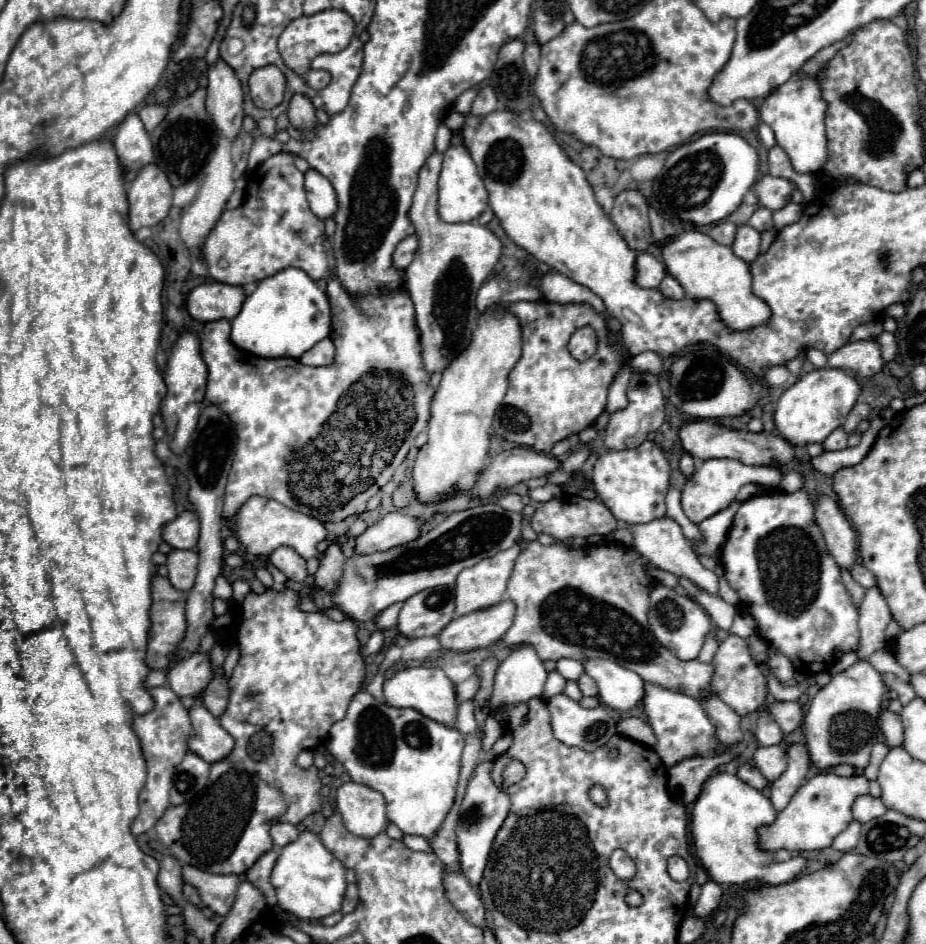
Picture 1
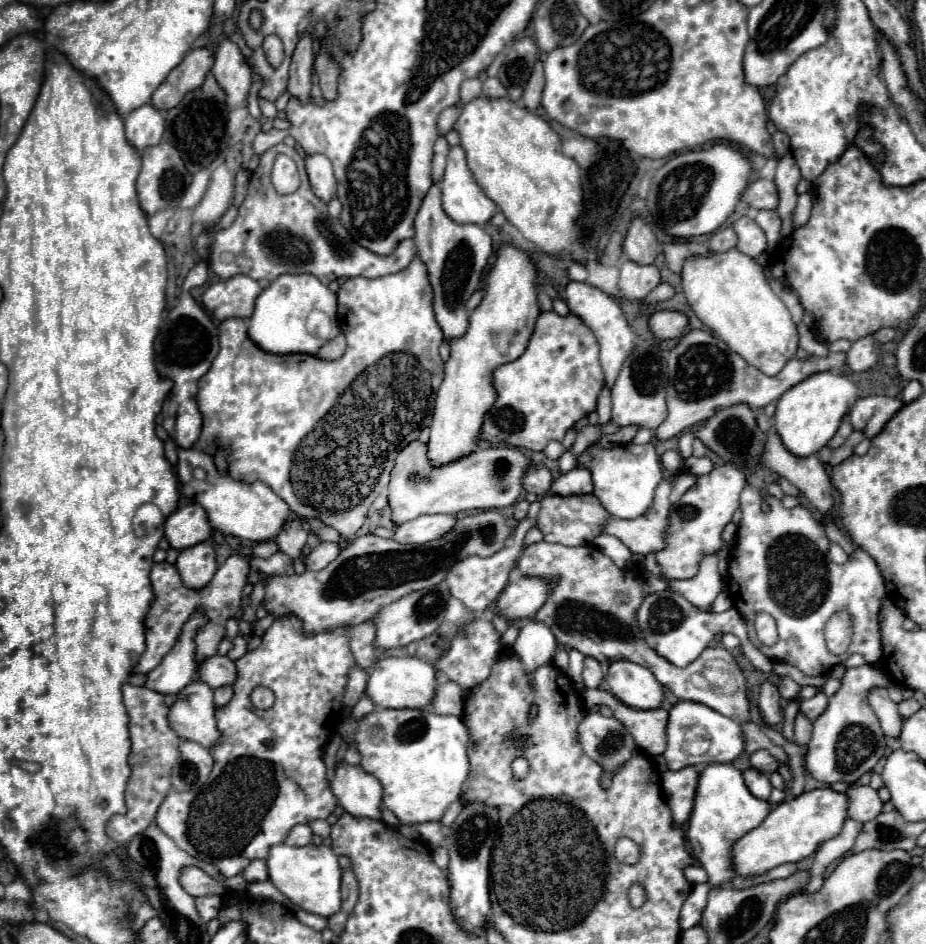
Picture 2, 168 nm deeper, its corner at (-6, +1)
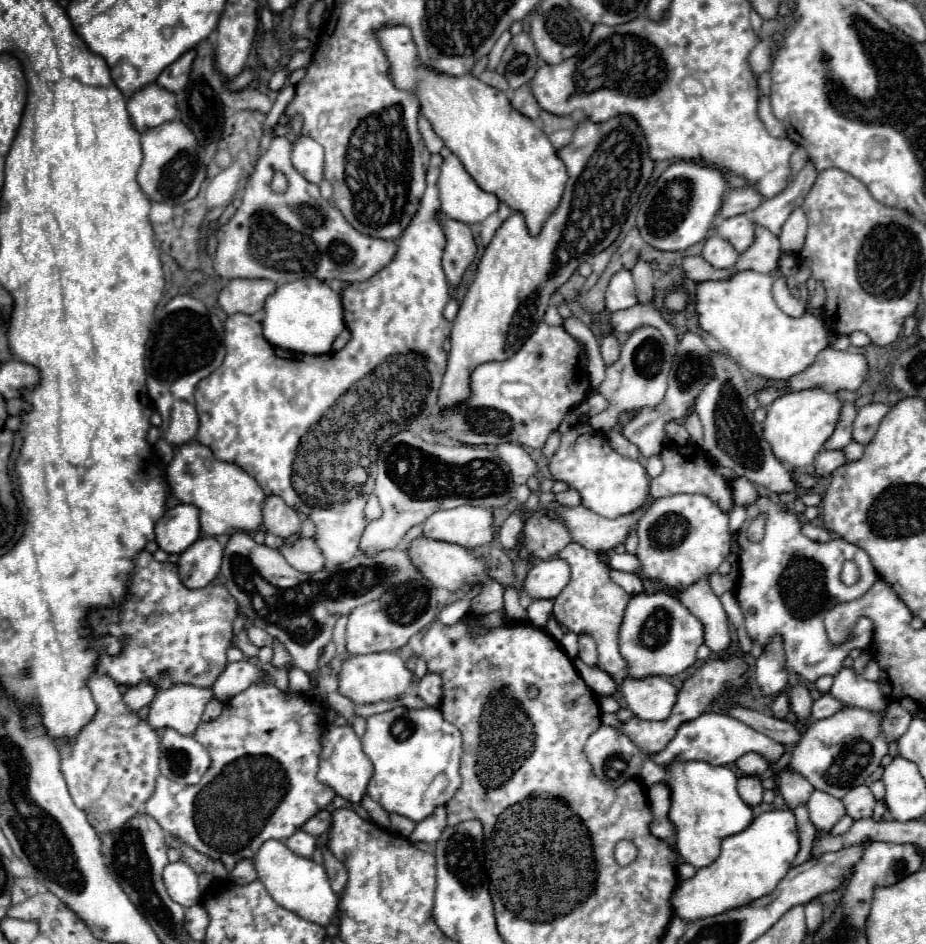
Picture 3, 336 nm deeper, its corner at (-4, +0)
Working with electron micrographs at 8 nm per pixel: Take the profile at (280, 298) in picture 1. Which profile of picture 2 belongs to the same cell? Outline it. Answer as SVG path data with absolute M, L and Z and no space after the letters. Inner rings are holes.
M312 274L278 276L256 298L256 308L254 308L254 314L250 316L250 326L248 326L250 340L270 354L316 354L338 332L340 330L336 328L336 294L330 292L328 286L324 286ZM312 310L324 312L334 322L334 328L330 330L328 338L320 338L308 332L306 320Z

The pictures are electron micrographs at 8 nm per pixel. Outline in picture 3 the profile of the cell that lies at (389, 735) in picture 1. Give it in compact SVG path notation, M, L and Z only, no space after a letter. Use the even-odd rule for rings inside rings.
M394 707L370 715L366 733L362 735L362 751L374 765L374 775L368 781L368 795L388 813L398 813L414 823L424 821L436 807L446 805L460 787L458 767L462 735L434 707Z

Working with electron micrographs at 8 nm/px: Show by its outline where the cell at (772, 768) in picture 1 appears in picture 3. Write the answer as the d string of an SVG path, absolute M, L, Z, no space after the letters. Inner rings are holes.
M746 753L736 761L736 767L744 773L744 775L762 775L768 771L770 763L758 755L758 753Z

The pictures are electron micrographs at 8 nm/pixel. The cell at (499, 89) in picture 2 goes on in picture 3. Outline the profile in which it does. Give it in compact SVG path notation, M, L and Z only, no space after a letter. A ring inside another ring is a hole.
M486 69L486 71L480 75L480 79L482 79L484 83L488 83L488 85L500 89L500 91L506 91L506 89L508 89L506 79L504 79L500 73L496 73L496 71L488 71L488 69Z

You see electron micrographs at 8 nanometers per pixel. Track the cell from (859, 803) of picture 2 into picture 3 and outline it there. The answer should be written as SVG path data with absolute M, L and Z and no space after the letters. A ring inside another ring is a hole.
M860 785L860 787L850 789L850 793L844 797L844 805L846 805L846 813L852 819L868 819L872 817L876 799L866 785Z

